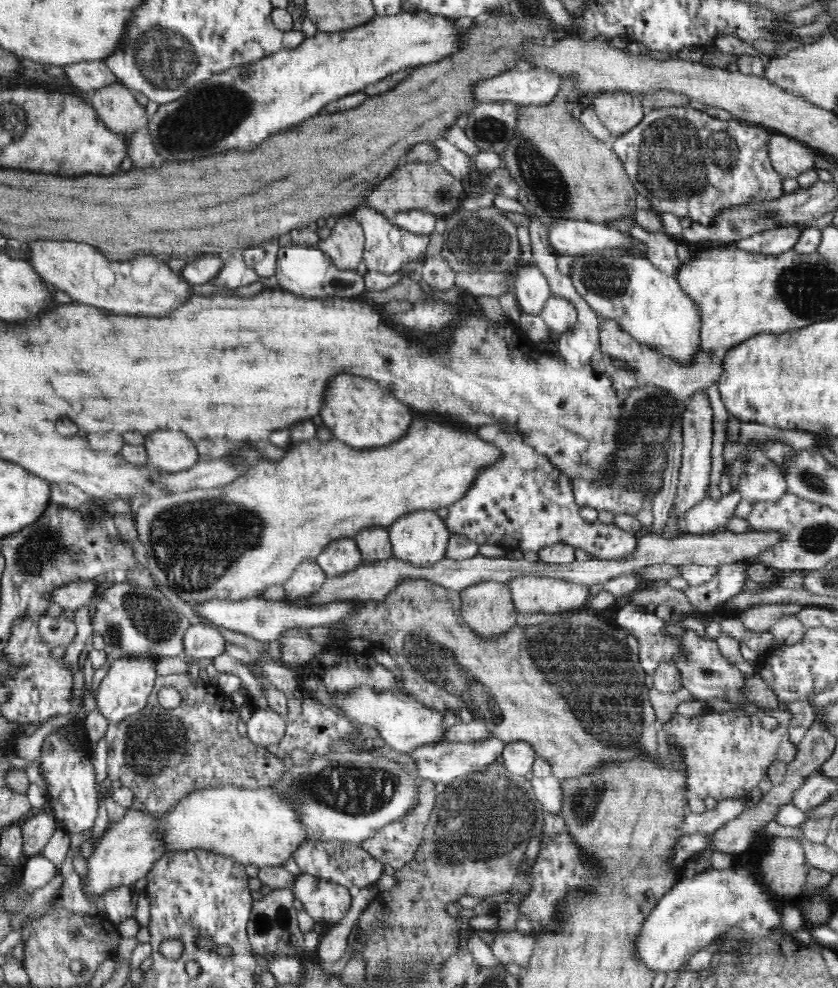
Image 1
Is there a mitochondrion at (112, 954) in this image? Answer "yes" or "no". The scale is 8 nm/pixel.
no

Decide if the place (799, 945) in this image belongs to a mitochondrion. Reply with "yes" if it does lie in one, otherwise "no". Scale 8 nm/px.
no

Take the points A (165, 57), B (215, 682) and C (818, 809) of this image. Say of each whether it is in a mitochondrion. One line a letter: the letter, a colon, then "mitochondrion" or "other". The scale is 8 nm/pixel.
A: mitochondrion
B: other
C: other

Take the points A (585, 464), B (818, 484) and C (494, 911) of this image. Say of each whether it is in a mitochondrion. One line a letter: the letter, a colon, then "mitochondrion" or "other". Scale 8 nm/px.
A: mitochondrion
B: mitochondrion
C: other

